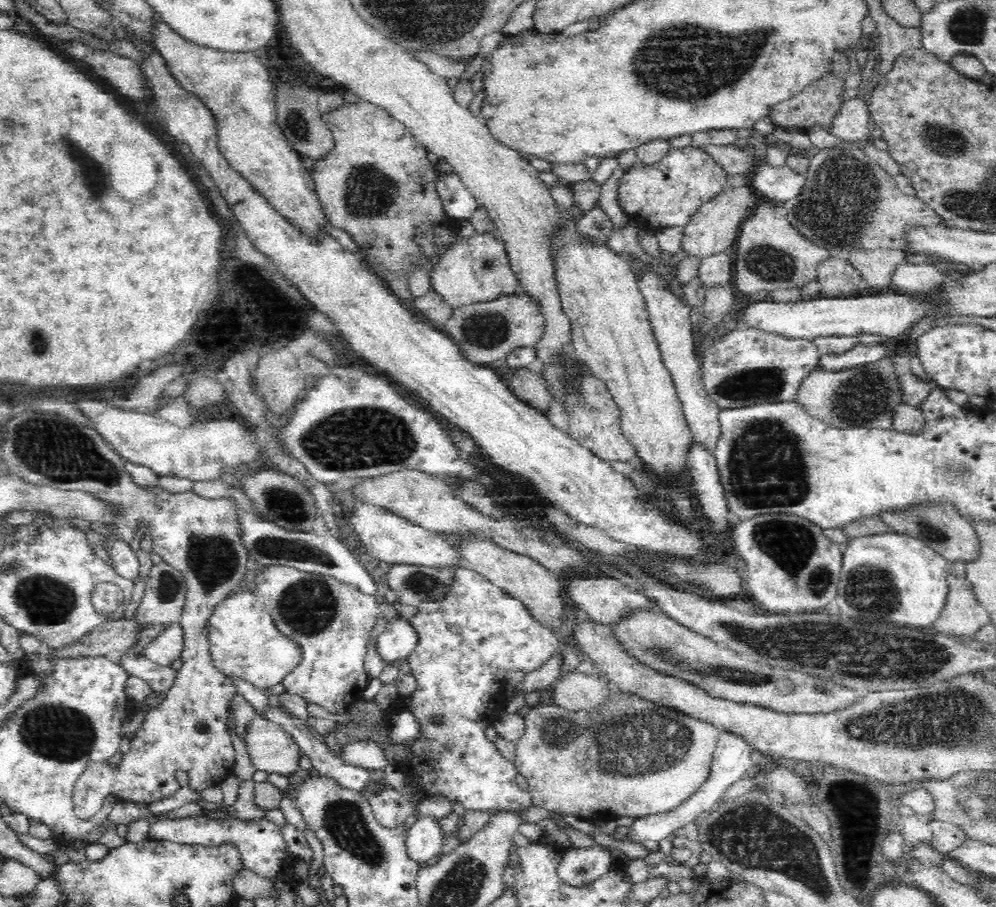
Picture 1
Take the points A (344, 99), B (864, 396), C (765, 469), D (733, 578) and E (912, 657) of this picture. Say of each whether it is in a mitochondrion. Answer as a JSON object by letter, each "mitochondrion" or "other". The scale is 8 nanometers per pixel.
{"A":"other","B":"mitochondrion","C":"mitochondrion","D":"other","E":"mitochondrion"}

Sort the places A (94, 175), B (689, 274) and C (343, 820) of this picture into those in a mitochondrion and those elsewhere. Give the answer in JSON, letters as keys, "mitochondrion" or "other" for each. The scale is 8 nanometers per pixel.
{"A":"mitochondrion","B":"other","C":"mitochondrion"}

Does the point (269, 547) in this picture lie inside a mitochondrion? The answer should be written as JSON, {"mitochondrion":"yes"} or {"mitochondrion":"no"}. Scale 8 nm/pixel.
{"mitochondrion":"yes"}

